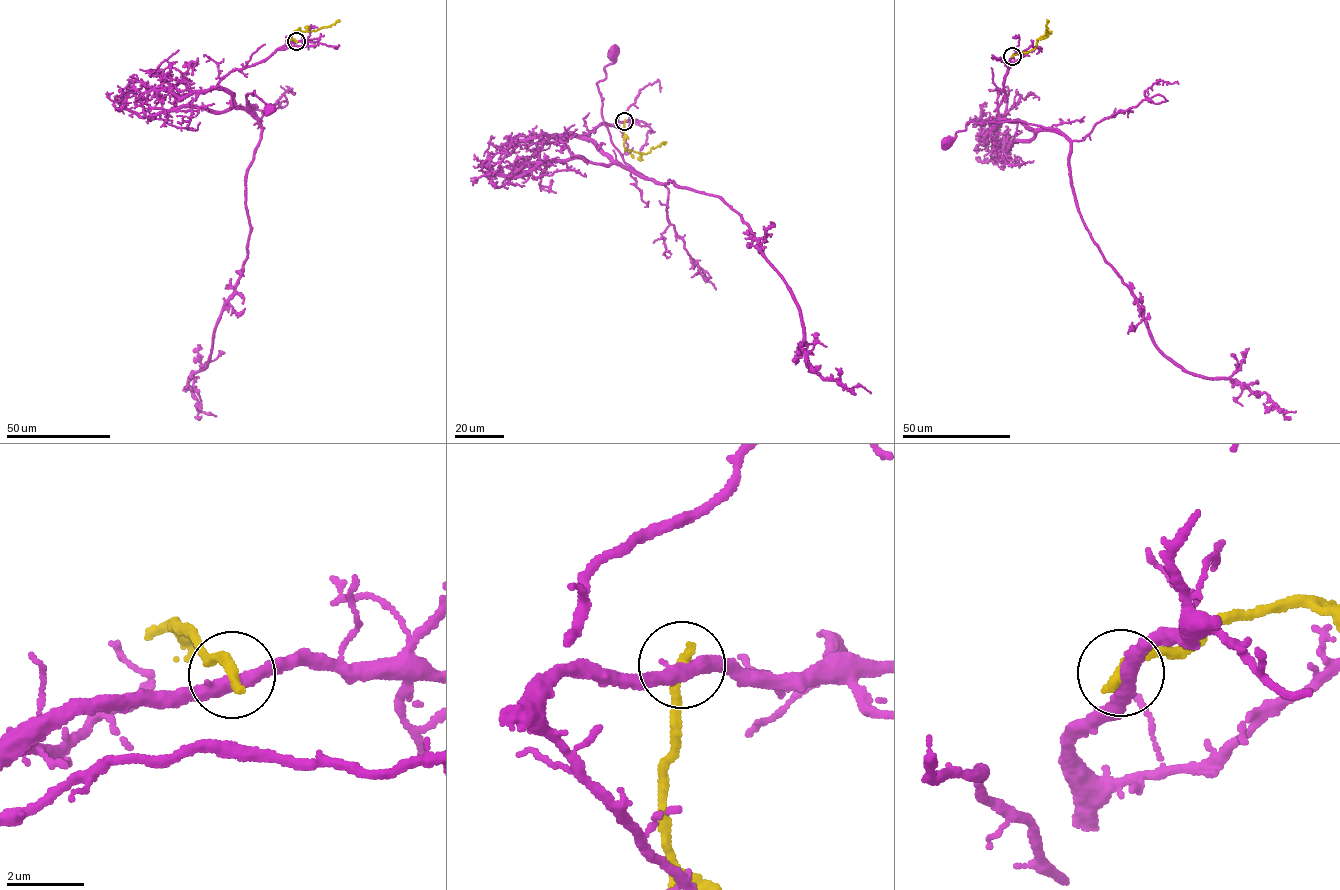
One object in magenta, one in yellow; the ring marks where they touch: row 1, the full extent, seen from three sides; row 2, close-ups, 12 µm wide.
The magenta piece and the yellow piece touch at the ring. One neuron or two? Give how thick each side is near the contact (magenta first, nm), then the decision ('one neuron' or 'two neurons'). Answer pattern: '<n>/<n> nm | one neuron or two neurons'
360/300 nm | two neurons

